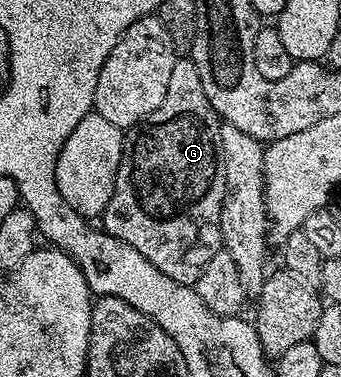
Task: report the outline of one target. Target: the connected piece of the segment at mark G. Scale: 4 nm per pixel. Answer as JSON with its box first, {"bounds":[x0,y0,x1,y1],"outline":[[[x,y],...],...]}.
{"bounds":[100,56,226,286],"outline":[[[189,56],[175,57],[172,64],[172,73],[168,75],[168,92],[164,92],[164,100],[160,100],[160,108],[156,108],[156,112],[152,112],[143,122],[138,122],[125,131],[122,139],[120,168],[116,172],[116,184],[112,188],[112,196],[108,200],[106,211],[100,216],[101,229],[111,234],[112,237],[120,239],[125,246],[136,248],[136,252],[140,252],[140,256],[144,256],[144,260],[148,260],[156,268],[160,268],[160,272],[164,272],[164,276],[172,276],[172,280],[176,280],[185,286],[194,286],[198,281],[200,272],[208,264],[208,260],[212,260],[212,256],[216,256],[218,251],[223,249],[220,212],[224,204],[225,191],[226,177],[224,176],[224,164],[222,163],[218,113],[214,111],[207,94],[204,93],[204,83],[200,81],[200,72],[196,72],[194,59]]]}

